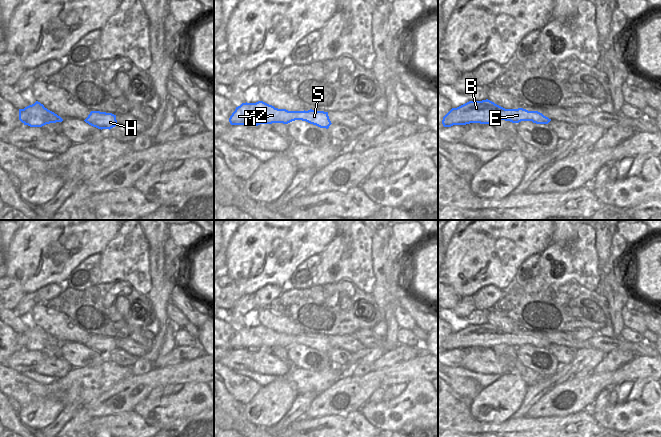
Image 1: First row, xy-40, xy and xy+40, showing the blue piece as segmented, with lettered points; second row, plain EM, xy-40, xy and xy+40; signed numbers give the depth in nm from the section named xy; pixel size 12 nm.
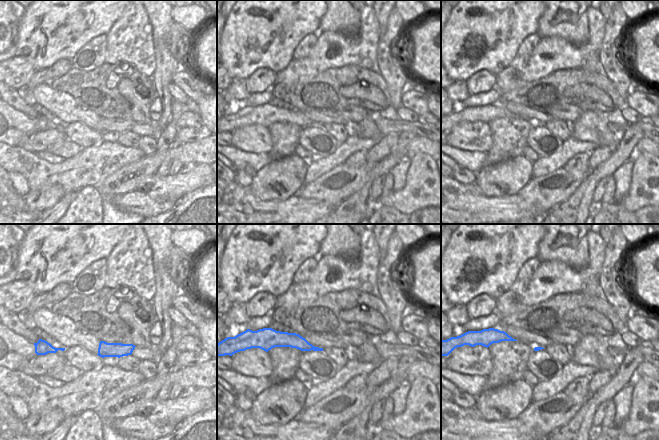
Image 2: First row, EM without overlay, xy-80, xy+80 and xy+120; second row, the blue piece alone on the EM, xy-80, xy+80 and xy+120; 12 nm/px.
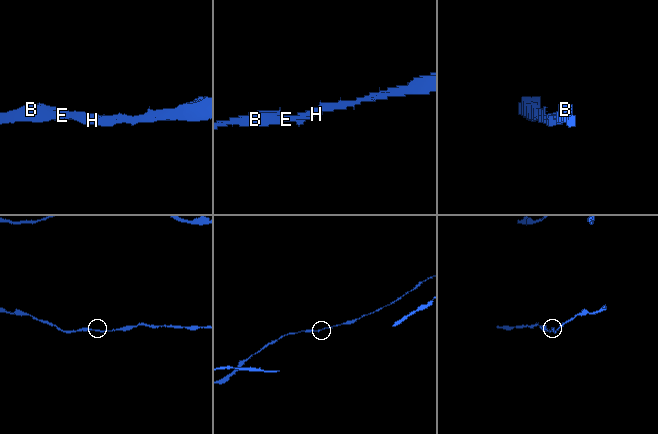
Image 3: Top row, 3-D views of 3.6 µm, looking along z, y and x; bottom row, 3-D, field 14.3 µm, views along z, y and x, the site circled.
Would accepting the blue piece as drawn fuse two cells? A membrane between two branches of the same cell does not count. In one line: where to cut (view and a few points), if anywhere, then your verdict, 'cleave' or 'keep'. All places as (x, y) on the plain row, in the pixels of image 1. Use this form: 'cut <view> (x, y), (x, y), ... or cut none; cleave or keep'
cut none; keep

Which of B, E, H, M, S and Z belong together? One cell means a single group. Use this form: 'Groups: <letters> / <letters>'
Groups: B E H M S Z

